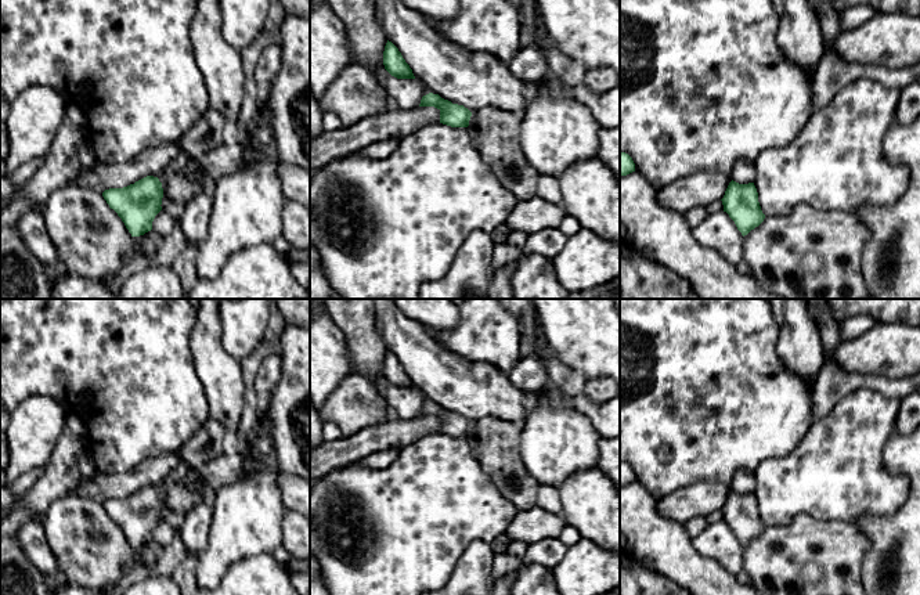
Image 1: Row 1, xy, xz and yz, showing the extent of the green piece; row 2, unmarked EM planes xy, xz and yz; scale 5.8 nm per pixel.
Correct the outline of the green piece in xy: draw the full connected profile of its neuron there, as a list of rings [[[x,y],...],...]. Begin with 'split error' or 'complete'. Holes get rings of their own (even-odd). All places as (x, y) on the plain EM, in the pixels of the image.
complete; [[[147,486],[127,497],[105,500],[102,506],[131,547],[140,547],[152,540],[152,531],[162,520],[163,498],[158,487]]]

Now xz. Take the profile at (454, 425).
complete; [[[433,403],[423,405],[419,416],[437,418],[440,421],[440,433],[451,437],[468,437],[472,426],[472,422],[463,415],[452,414]]]

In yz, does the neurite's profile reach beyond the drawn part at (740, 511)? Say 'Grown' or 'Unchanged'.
Unchanged

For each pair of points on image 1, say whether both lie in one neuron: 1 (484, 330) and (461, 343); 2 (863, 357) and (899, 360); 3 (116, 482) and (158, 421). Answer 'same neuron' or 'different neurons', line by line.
1: same neuron
2: same neuron
3: different neurons

